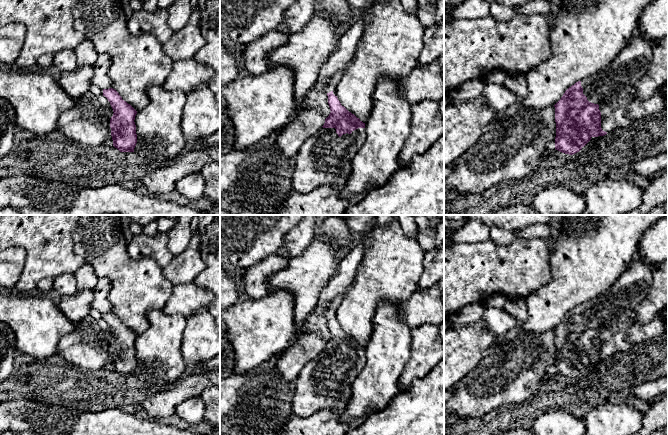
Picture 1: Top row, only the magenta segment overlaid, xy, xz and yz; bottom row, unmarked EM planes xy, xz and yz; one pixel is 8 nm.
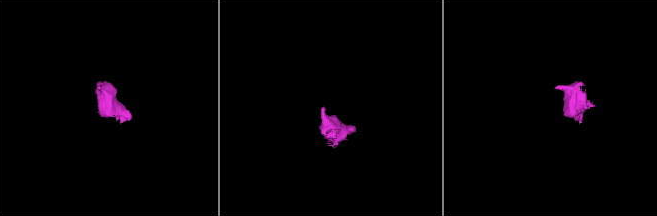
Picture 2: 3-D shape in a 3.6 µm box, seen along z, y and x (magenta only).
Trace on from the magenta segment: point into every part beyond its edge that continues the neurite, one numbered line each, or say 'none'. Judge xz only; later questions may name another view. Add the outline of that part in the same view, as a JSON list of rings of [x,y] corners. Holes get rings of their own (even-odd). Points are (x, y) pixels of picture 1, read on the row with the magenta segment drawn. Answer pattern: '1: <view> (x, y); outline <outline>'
1: xz (335, 78); outline [[[350,60],[347,63],[347,65],[346,65],[344,70],[336,72],[335,74],[333,74],[331,76],[329,84],[328,84],[328,86],[326,87],[326,90],[325,90],[326,93],[329,93],[329,92],[332,91],[333,94],[336,96],[336,87],[337,87],[339,81],[341,80],[342,76],[344,75],[344,73],[347,71],[349,66],[351,65],[351,63],[352,63],[352,60]]]
2: xz (324, 158); outline [[[320,127],[293,157],[293,190],[308,194],[321,186],[345,185],[352,172],[353,158],[364,141],[365,128],[339,137],[335,128]]]

